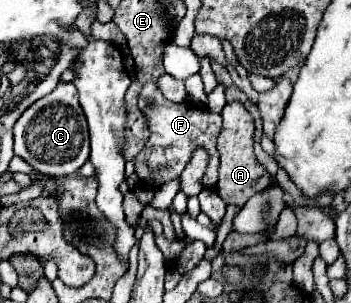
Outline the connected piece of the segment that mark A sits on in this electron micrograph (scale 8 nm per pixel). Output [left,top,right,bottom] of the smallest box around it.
[218,101,272,207]

